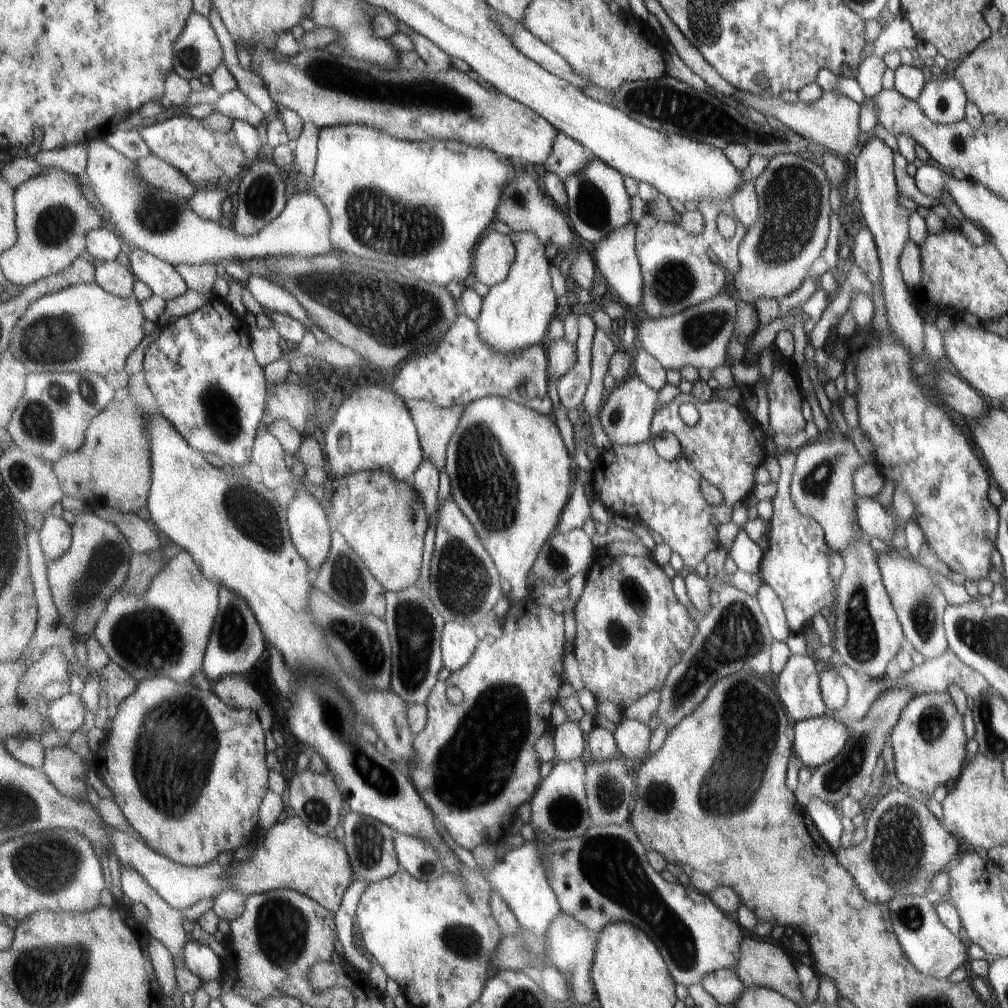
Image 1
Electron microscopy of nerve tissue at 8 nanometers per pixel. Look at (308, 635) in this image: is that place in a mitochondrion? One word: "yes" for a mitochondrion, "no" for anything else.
no

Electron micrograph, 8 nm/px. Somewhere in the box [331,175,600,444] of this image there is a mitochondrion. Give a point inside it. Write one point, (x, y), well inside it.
(400, 229)

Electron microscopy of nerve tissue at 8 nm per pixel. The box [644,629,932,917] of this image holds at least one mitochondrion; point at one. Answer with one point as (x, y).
(897, 853)

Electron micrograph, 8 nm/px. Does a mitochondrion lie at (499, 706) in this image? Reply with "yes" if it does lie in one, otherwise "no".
yes

